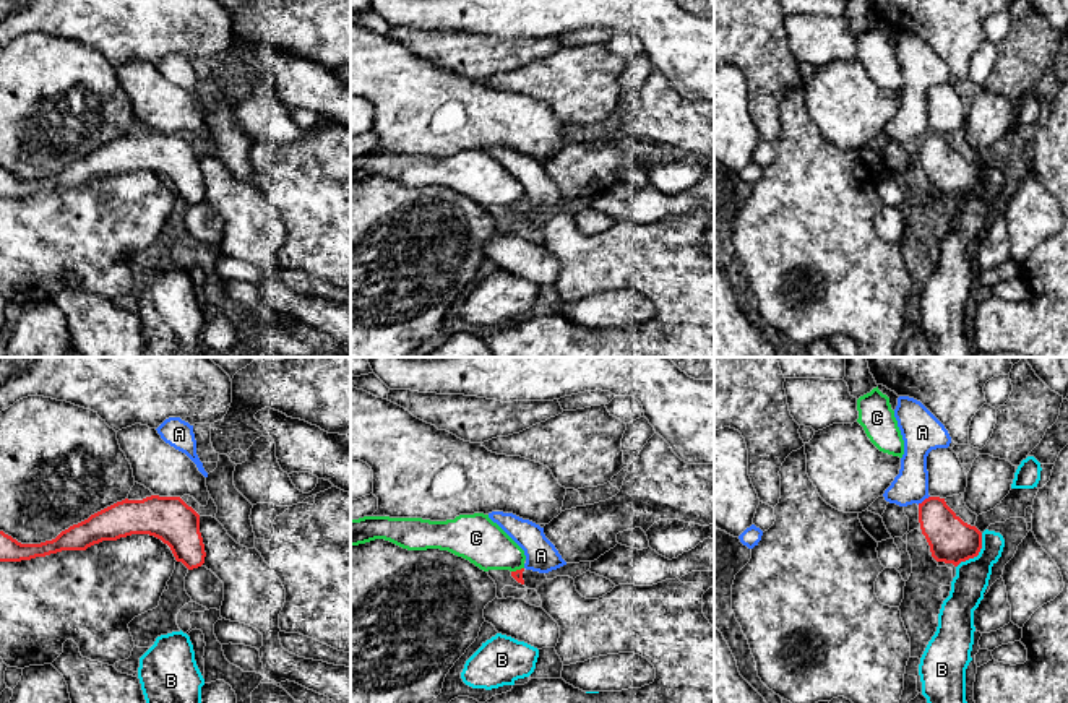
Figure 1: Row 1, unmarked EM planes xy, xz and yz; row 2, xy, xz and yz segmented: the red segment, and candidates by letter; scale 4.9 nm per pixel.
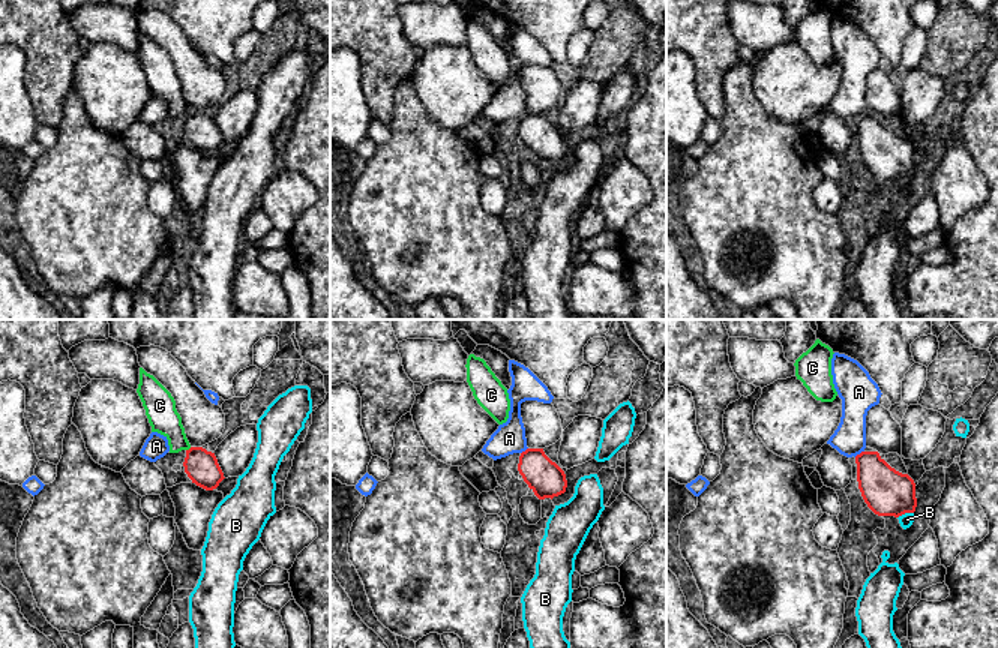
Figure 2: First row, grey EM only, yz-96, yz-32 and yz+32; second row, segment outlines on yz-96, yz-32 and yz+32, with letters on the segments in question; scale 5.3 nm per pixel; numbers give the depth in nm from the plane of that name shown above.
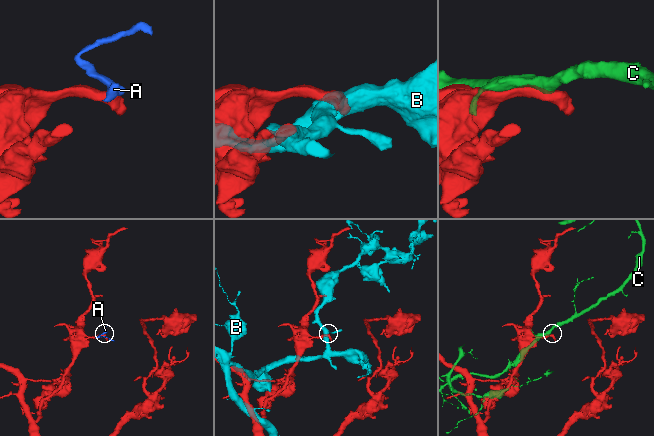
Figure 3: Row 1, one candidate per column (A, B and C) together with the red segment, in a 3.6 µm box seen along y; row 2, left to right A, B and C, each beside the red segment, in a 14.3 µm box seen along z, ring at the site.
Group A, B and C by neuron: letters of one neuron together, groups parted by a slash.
A / B / C

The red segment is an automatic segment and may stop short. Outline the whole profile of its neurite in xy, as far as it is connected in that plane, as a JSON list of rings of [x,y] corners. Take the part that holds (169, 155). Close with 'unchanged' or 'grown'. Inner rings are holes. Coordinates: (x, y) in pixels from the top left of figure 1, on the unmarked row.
[[[151,132],[122,136],[41,180],[21,180],[0,167],[0,198],[21,198],[62,187],[86,187],[102,177],[149,170],[167,180],[177,198],[188,206],[205,200],[200,151],[180,133]]]; unchanged

